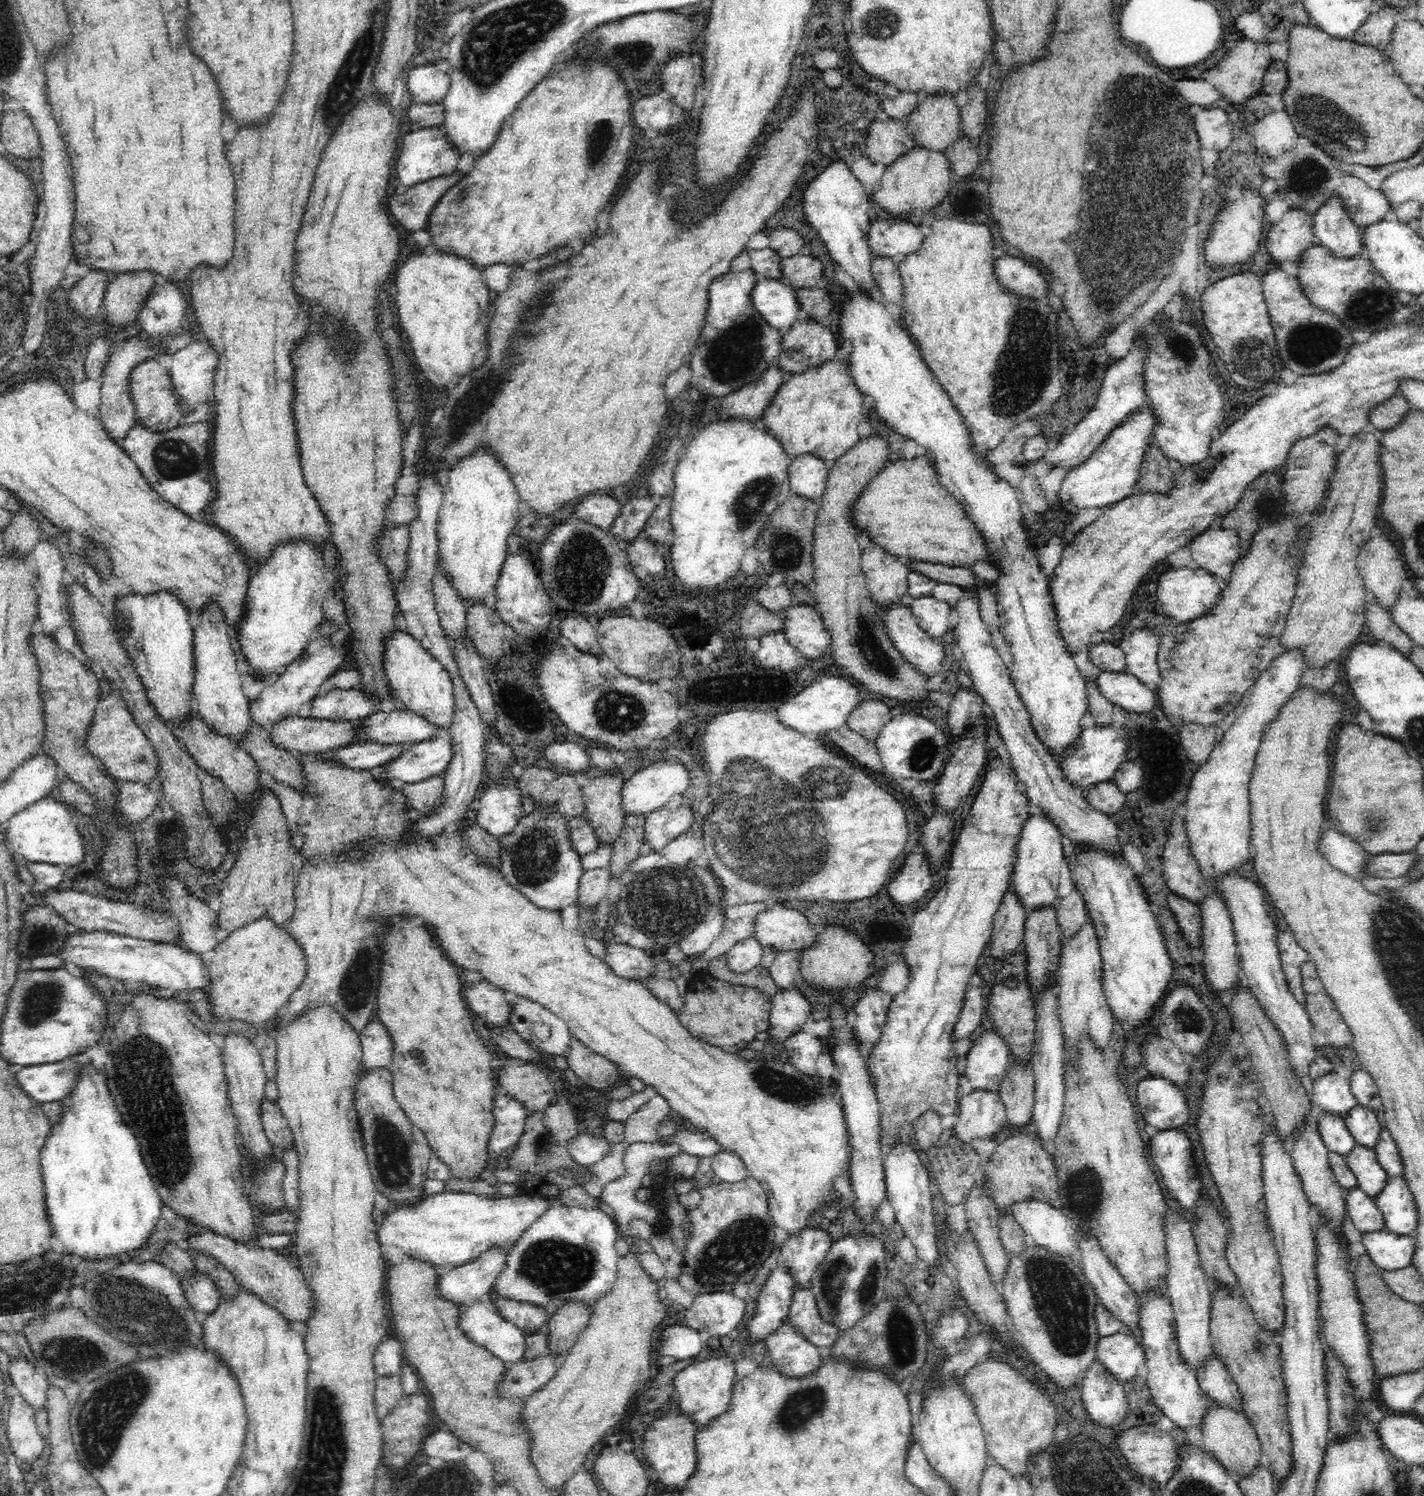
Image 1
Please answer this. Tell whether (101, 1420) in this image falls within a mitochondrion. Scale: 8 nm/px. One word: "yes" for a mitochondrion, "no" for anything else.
yes

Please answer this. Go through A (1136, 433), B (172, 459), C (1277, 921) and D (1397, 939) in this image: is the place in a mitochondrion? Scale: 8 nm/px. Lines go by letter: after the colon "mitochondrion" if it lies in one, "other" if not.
A: other
B: mitochondrion
C: other
D: mitochondrion

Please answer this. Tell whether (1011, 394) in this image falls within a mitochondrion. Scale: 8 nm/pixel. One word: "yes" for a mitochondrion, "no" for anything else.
yes

